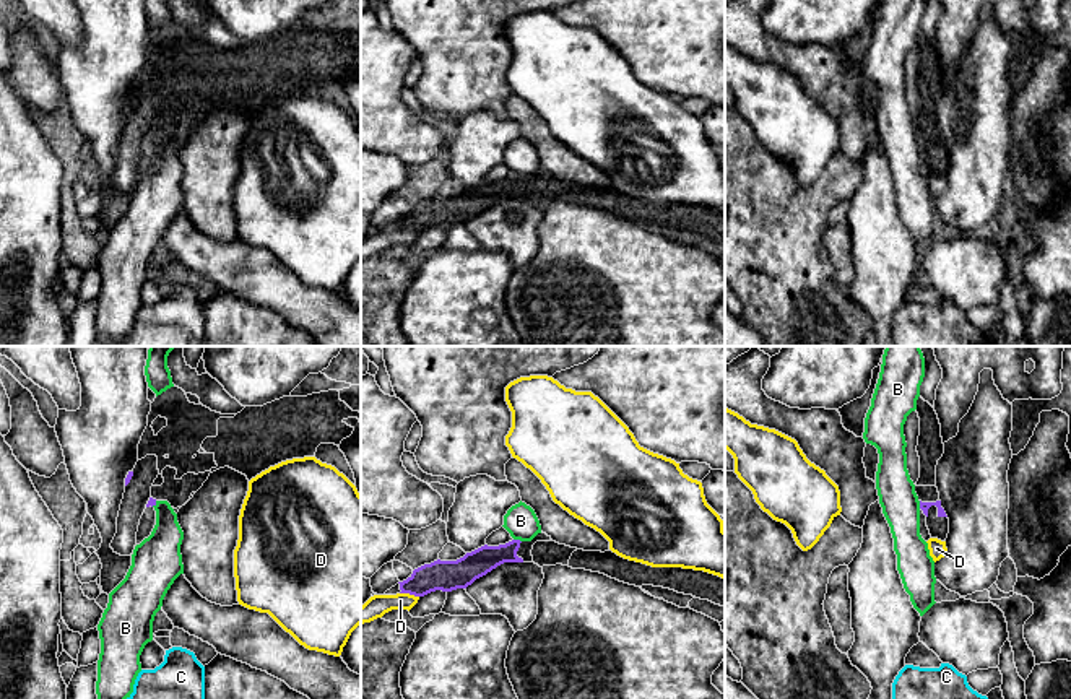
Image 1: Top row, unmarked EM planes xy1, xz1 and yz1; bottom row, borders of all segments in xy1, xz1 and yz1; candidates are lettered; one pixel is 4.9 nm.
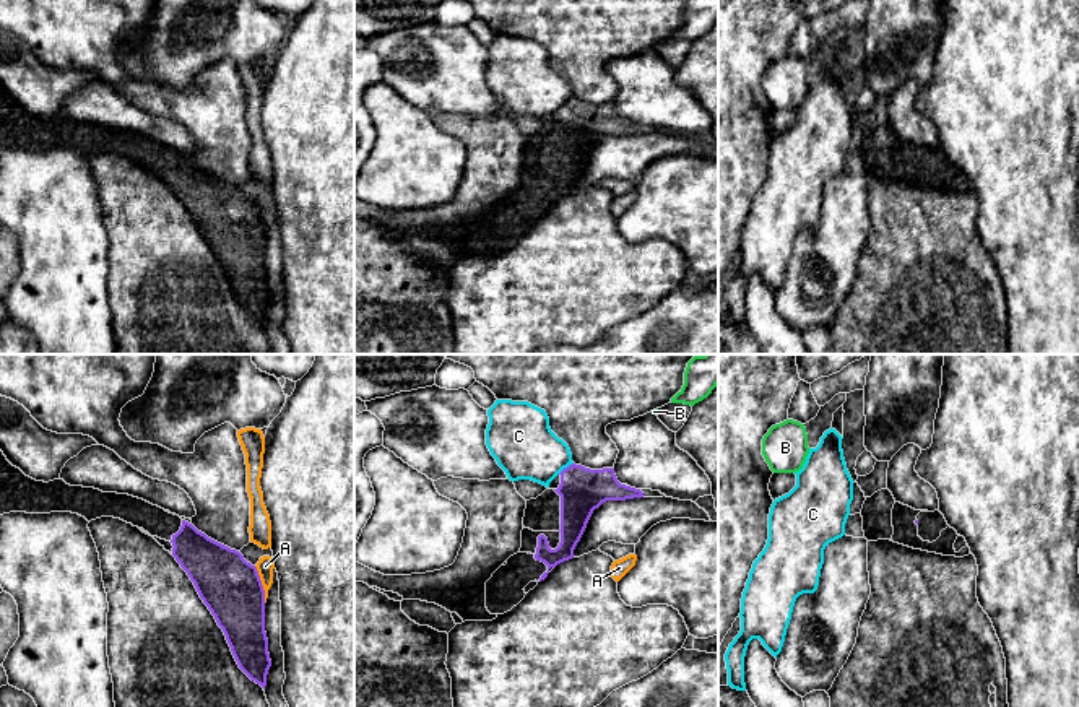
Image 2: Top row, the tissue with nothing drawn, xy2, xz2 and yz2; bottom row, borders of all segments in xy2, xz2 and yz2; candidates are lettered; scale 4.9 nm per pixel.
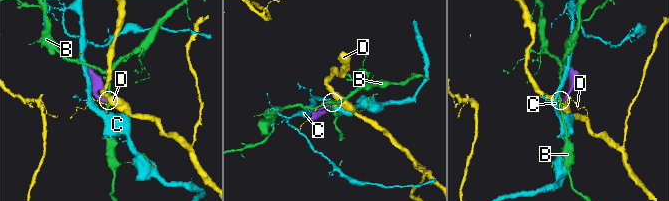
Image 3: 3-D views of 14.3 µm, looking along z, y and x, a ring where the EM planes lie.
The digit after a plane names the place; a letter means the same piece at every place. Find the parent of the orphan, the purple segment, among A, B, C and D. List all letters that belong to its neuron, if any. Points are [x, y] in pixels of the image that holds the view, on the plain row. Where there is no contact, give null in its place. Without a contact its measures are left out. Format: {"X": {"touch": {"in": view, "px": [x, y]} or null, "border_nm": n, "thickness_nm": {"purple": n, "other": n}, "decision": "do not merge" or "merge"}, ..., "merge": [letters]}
{"A": {"touch": {"in": "xy2", "px": [260, 220]}, "border_nm": 190, "thickness_nm": {"purple": 300, "other": 90}, "decision": "do not merge"}, "B": {"touch": {"in": "xz1", "px": [517, 176]}, "border_nm": 40, "thickness_nm": {"purple": 140, "other": 160}, "decision": "do not merge"}, "C": {"touch": {"in": "xz2", "px": [564, 104]}, "border_nm": 100, "thickness_nm": {"purple": 220, "other": 320}, "decision": "do not merge"}, "D": {"touch": {"in": "xz1", "px": [410, 230]}, "border_nm": 100, "thickness_nm": {"purple": 150, "other": 110}, "decision": "do not merge"}, "merge": []}

